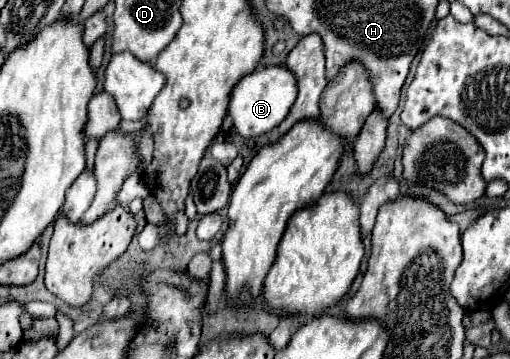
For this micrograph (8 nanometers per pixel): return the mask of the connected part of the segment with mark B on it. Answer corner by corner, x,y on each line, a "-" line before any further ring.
285,66
257,68
253,74
243,76
231,92
229,114
233,116
235,130
245,138
271,132
285,120
285,114
289,114
295,98
297,98
297,80
289,72
289,68

